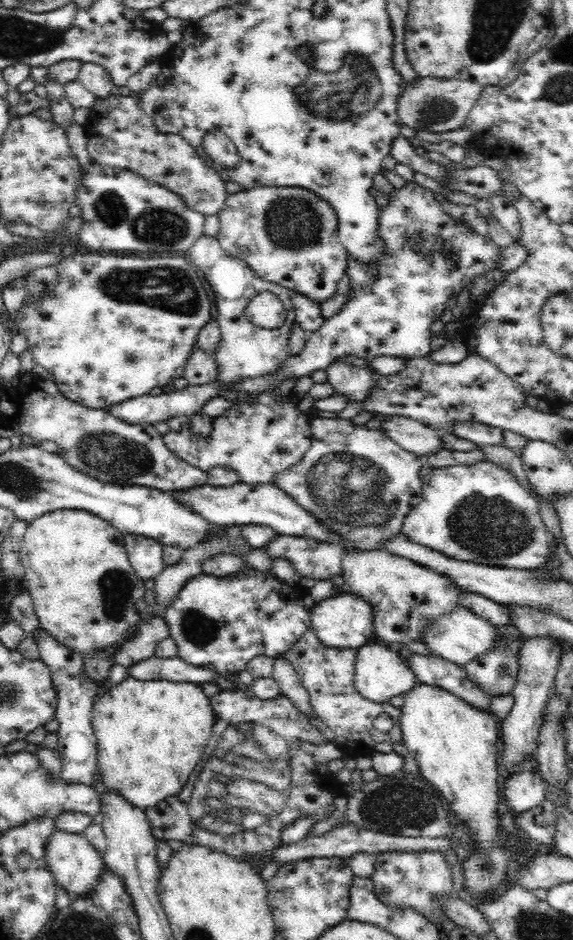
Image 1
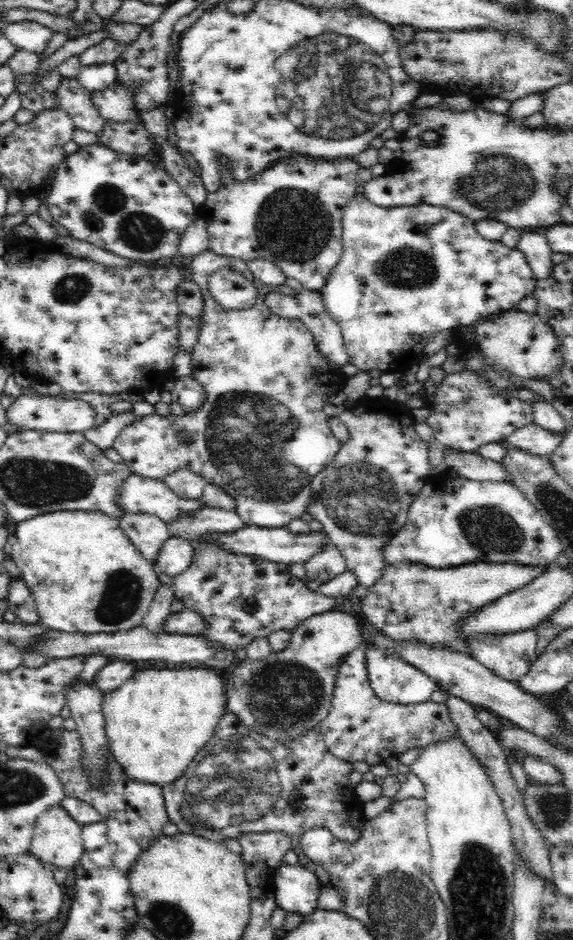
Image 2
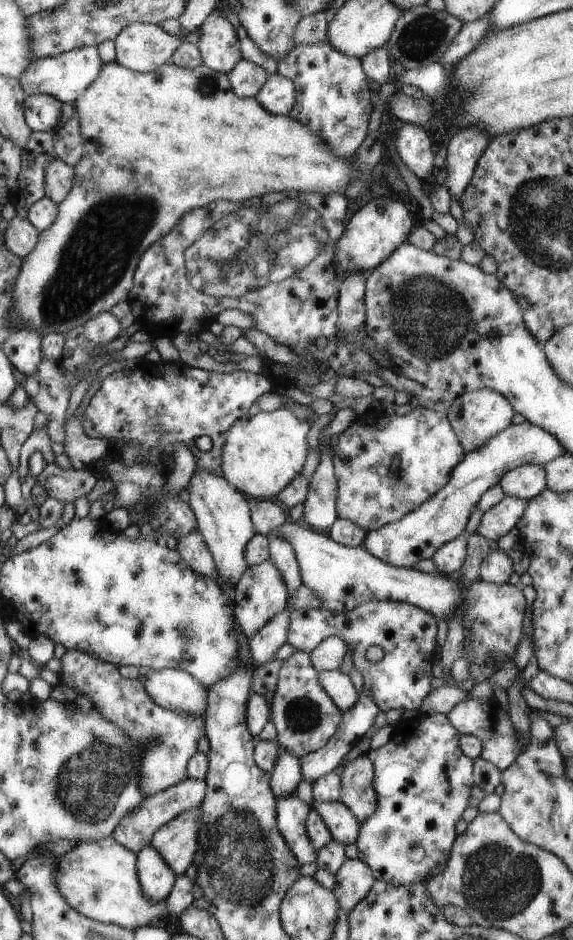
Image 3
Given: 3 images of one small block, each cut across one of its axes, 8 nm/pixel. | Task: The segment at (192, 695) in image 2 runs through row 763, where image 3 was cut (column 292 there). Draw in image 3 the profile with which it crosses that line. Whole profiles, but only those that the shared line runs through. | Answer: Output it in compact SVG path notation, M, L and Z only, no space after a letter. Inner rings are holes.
M115 61L103 63L95 80L75 98L73 106L79 119L81 138L83 138L83 156L74 166L71 190L68 190L67 196L57 204L55 220L45 230L38 231L36 246L27 256L22 258L21 268L17 272L17 278L15 278L15 284L11 290L9 322L13 324L13 322L19 321L21 326L33 328L42 337L51 333L65 333L73 327L87 322L88 318L99 314L99 312L109 311L111 306L117 302L126 300L141 253L147 250L147 247L151 246L153 242L167 234L179 222L179 218L193 208L205 206L211 200L241 202L241 200L247 200L249 196L263 196L265 190L267 190L267 194L279 192L279 190L295 190L295 192L313 192L313 194L321 194L321 196L337 192L337 194L345 196L346 200L355 200L363 194L364 188L367 189L373 180L371 174L363 174L355 168L355 157L339 158L339 156L331 154L329 146L323 140L319 140L319 136L311 134L311 130L307 130L301 122L295 122L293 118L289 118L289 115L269 114L255 102L253 97L239 98L235 96L226 75L213 72L203 65L184 69L165 63L151 72L140 73L129 70Z

